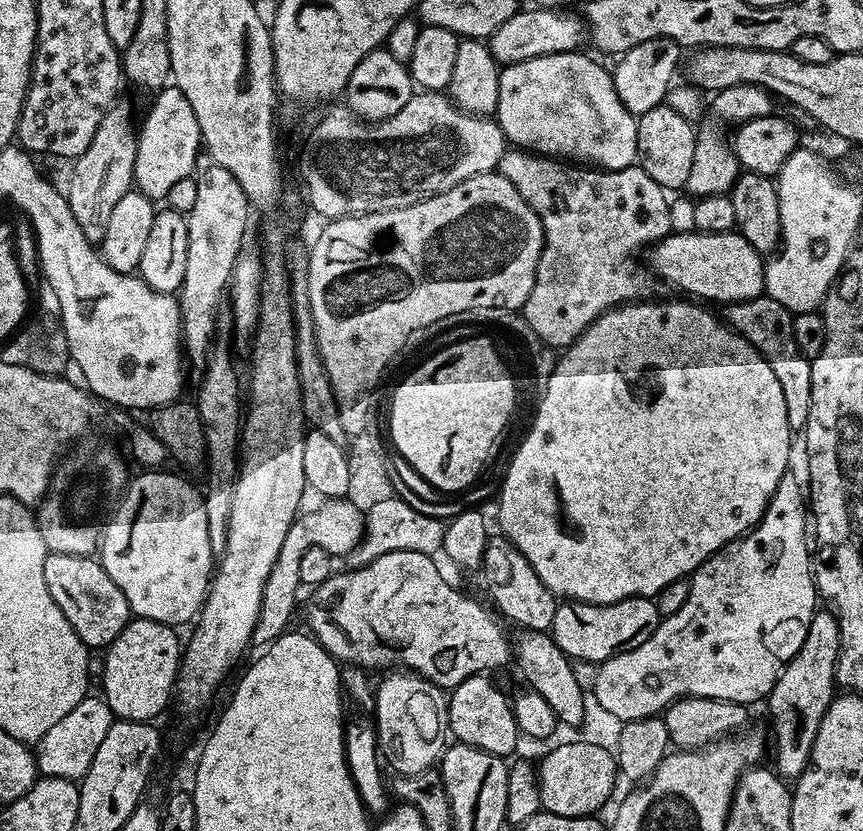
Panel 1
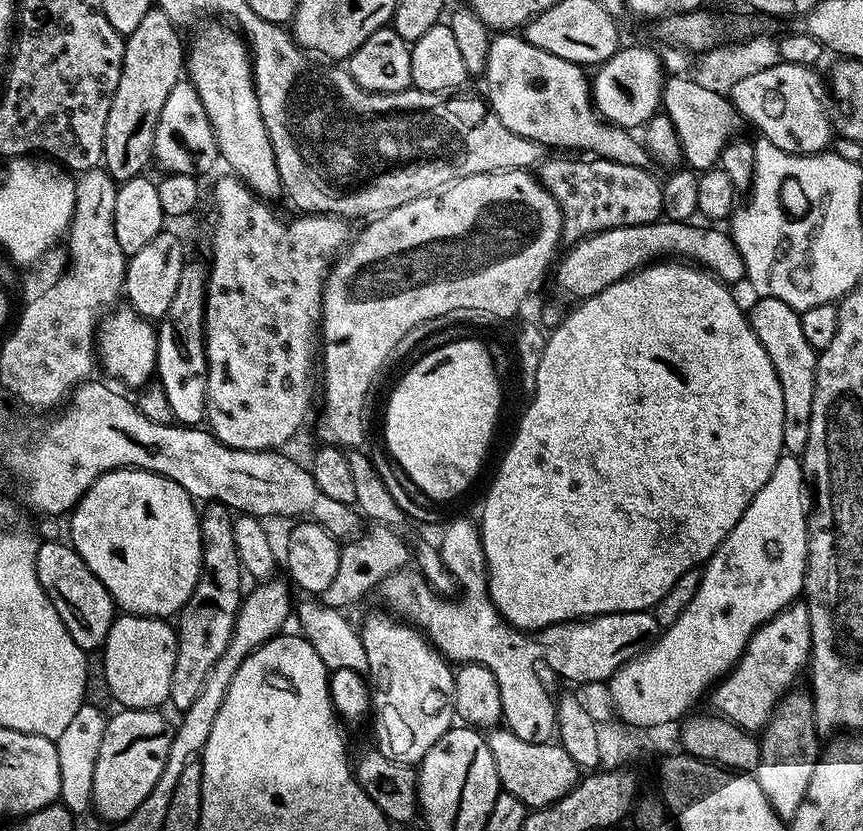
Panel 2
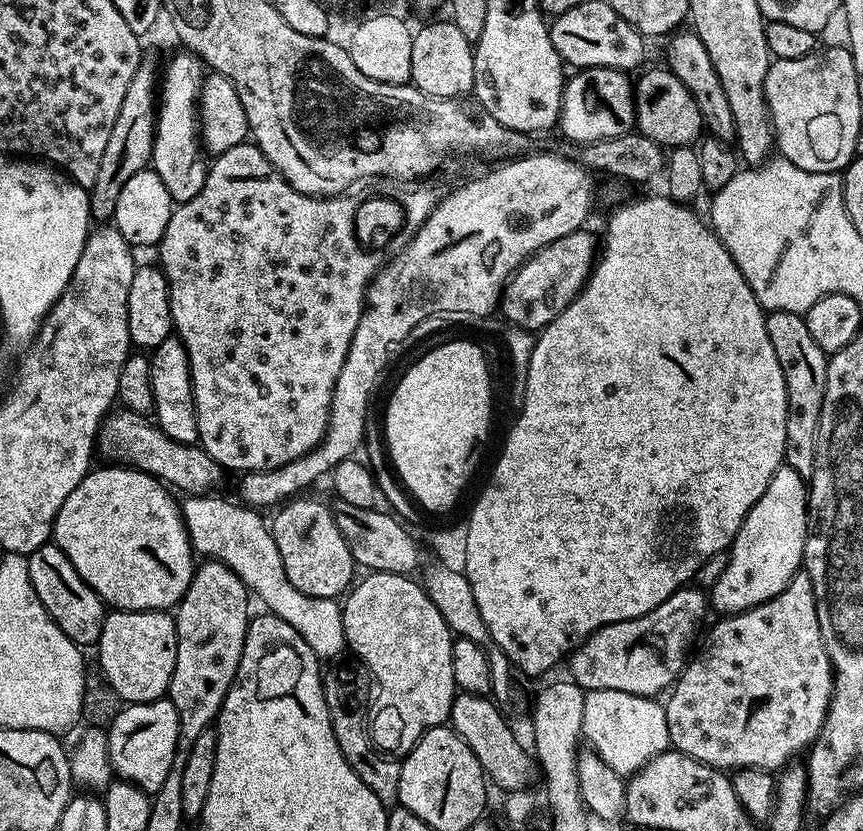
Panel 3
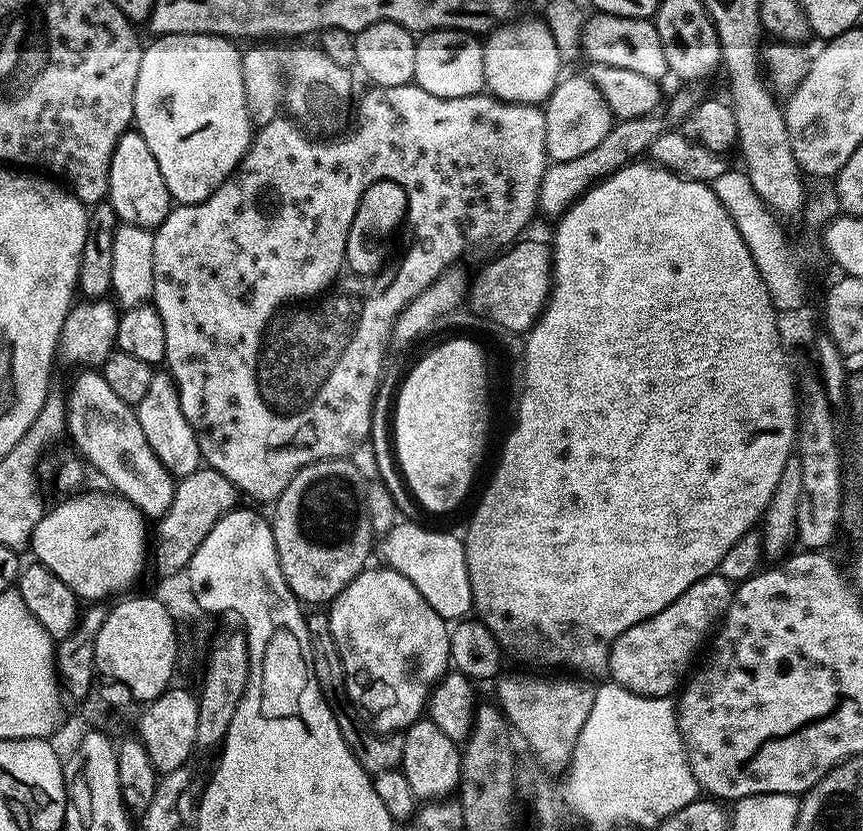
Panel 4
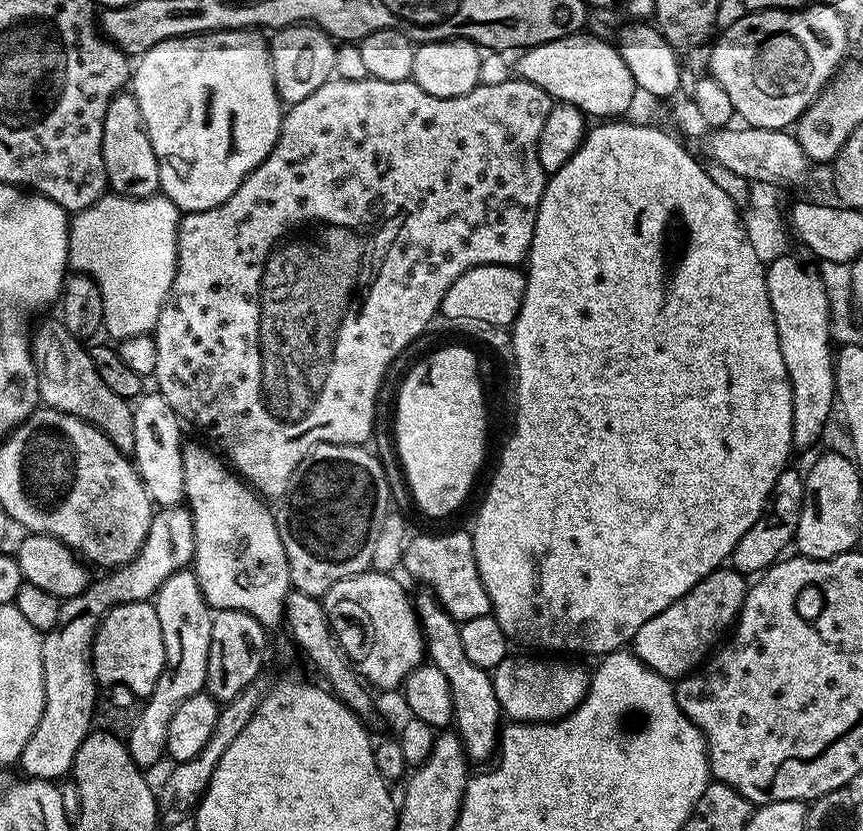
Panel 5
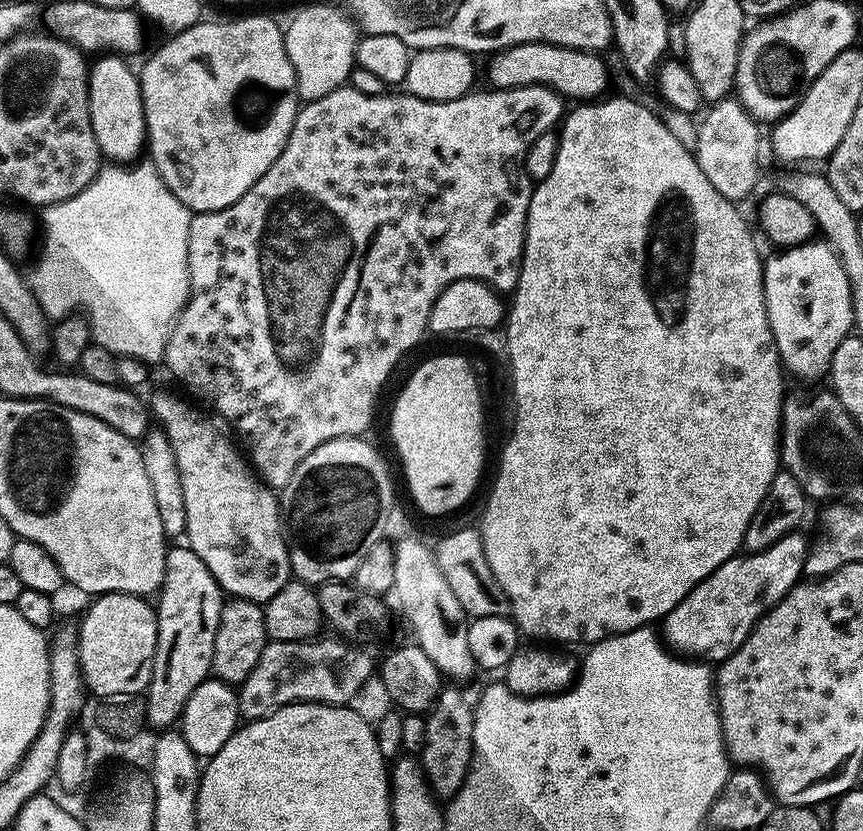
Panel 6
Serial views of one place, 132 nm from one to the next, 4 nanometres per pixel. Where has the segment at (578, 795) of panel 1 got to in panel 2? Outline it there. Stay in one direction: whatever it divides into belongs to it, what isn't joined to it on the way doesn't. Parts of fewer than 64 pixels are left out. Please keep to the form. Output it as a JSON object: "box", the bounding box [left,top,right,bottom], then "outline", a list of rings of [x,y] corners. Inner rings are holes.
{"box":[486,726,581,810],"outline":[[[504,726],[491,729],[486,739],[490,746],[490,754],[494,757],[494,770],[498,770],[501,789],[514,794],[514,798],[518,798],[529,810],[553,804],[581,779],[581,768],[558,742],[526,742]]]}

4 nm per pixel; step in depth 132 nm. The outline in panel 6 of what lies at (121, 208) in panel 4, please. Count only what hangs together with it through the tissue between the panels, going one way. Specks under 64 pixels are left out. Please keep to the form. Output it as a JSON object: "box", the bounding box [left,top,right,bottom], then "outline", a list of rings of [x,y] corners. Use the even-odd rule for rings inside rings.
{"box":[88,54,148,166],"outline":[[[104,54],[91,61],[88,69],[88,105],[90,126],[105,161],[127,166],[146,148],[148,127],[144,121],[144,103],[137,73],[120,54]]]}

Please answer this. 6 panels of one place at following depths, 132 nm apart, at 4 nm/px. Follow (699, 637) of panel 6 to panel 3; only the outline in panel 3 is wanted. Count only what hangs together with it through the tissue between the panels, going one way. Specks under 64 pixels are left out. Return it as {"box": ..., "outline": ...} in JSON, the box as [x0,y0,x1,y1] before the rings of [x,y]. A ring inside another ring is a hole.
{"box":[571,587,710,697],"outline":[[[699,587],[679,588],[666,602],[637,620],[614,622],[598,629],[571,653],[571,679],[585,692],[622,690],[635,696],[659,697],[660,691],[671,689],[680,679],[697,643],[696,624],[703,622],[707,612],[710,612],[710,600]]]}

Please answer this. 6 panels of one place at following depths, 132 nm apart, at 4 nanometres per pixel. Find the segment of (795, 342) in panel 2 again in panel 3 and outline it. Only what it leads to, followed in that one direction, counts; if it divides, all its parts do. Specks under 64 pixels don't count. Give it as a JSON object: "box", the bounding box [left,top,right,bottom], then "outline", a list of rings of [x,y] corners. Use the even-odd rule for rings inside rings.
{"box":[766,310,828,478],"outline":[[[778,310],[766,315],[766,334],[770,334],[770,342],[774,345],[774,354],[778,354],[778,366],[782,366],[782,378],[786,382],[786,446],[784,447],[784,463],[798,474],[810,478],[814,474],[814,454],[818,446],[818,422],[822,418],[822,398],[826,394],[826,374],[828,373],[828,356],[814,342],[810,330],[806,330],[803,315],[798,312]]]}

